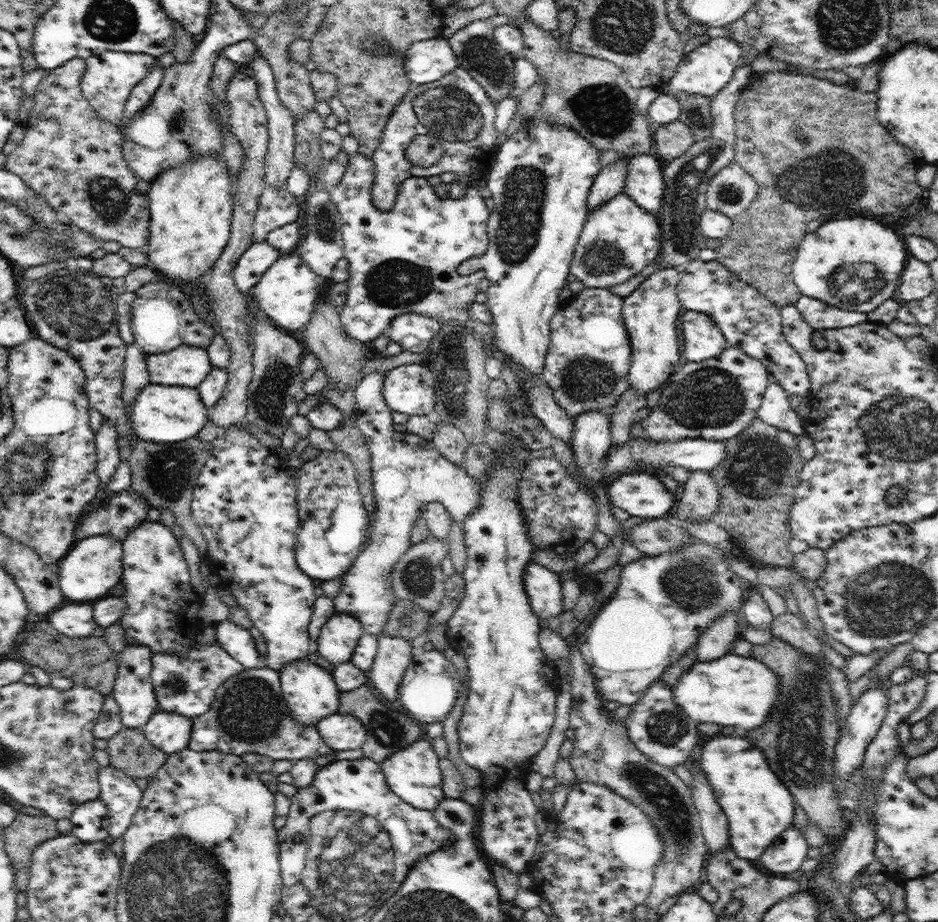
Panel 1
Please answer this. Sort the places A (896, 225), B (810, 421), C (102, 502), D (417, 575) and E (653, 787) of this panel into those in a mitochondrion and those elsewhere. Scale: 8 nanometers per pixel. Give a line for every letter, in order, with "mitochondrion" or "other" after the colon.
A: other
B: other
C: other
D: mitochondrion
E: mitochondrion

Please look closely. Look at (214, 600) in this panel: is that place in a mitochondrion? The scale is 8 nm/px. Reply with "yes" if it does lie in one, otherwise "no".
no

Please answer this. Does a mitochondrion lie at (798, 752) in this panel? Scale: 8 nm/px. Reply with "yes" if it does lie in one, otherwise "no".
yes

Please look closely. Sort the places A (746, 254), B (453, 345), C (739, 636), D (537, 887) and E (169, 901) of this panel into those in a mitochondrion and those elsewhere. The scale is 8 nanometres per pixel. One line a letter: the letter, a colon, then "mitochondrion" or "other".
A: other
B: mitochondrion
C: other
D: other
E: mitochondrion

